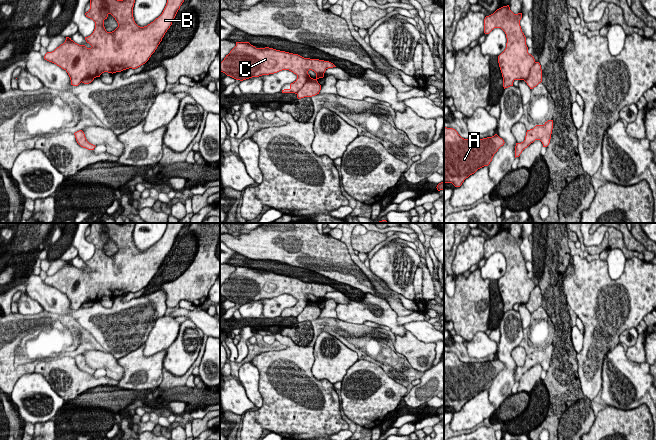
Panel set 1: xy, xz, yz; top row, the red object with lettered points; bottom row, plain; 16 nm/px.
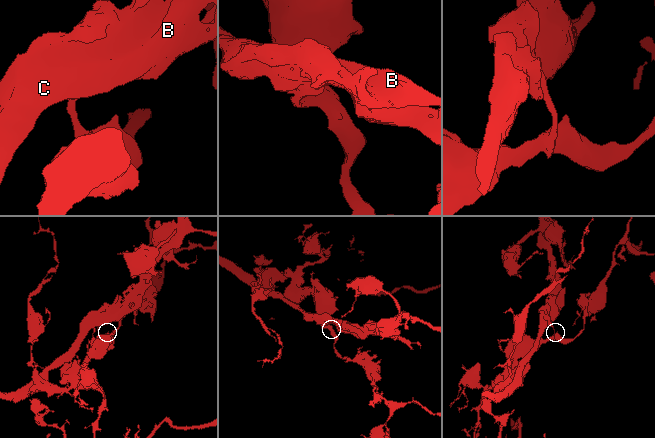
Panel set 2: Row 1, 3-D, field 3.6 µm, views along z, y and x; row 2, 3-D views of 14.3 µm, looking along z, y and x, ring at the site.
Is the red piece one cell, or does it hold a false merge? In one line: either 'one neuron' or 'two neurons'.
two neurons

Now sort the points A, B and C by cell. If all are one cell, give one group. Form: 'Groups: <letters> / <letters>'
Groups: A / B C

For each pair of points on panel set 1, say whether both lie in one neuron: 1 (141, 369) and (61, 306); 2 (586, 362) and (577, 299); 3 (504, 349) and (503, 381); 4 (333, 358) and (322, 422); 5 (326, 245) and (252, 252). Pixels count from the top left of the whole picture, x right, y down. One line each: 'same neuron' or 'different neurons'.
1: different neurons
2: same neuron
3: same neuron
4: different neurons
5: same neuron

